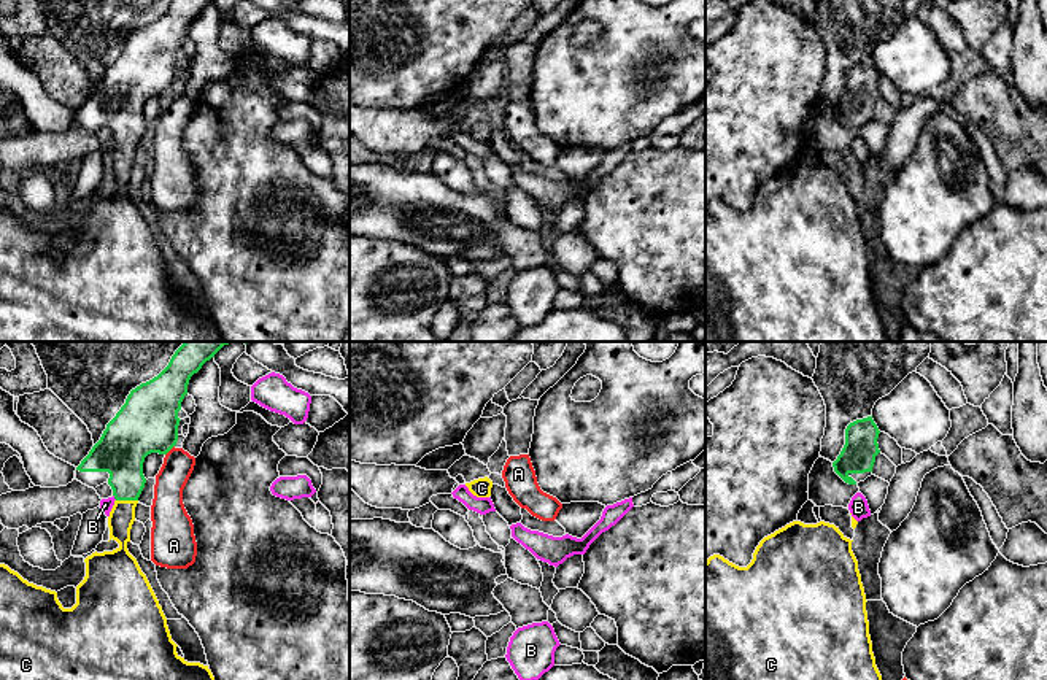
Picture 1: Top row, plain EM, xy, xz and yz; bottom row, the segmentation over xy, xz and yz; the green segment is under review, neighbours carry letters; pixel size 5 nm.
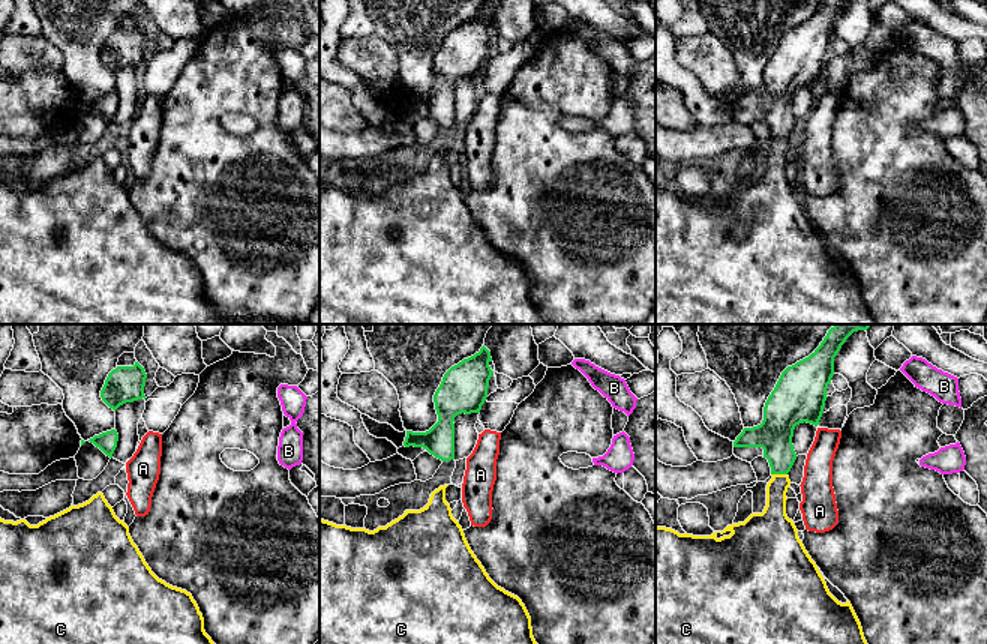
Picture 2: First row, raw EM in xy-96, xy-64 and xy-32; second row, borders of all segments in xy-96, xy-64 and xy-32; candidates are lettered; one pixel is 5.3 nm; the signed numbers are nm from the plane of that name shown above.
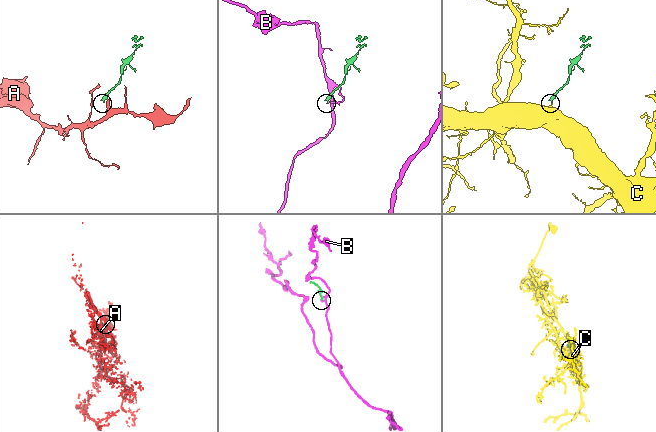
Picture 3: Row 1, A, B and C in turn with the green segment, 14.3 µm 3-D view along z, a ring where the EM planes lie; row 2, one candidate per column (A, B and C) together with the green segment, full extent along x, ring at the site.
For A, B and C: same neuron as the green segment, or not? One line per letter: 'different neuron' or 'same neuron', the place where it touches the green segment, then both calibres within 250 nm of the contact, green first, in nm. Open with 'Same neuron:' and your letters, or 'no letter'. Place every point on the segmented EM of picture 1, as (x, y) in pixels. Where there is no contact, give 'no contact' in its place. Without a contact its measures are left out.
Same neuron: C
A: different neuron; meets green in xy at (170, 448); 300 nm thick on the green side, 160 nm on the other
B: different neuron; meets green in xy at (115, 498); 260 nm thick on the green side, 60 nm on the other
C: same neuron; meets green in xy at (127, 499); 240 nm thick on the green side, 130 nm on the other

